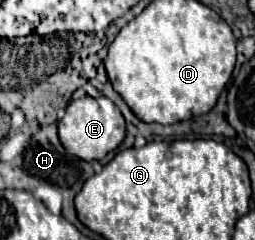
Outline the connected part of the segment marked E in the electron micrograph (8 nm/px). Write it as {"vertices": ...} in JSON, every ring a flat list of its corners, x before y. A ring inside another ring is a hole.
{"vertices":[[86,95,69,102,66,115,58,121,58,135,62,137,60,141,70,155,76,155,84,161,100,161,120,145,126,135,126,127,120,109,110,99,95,99]]}

